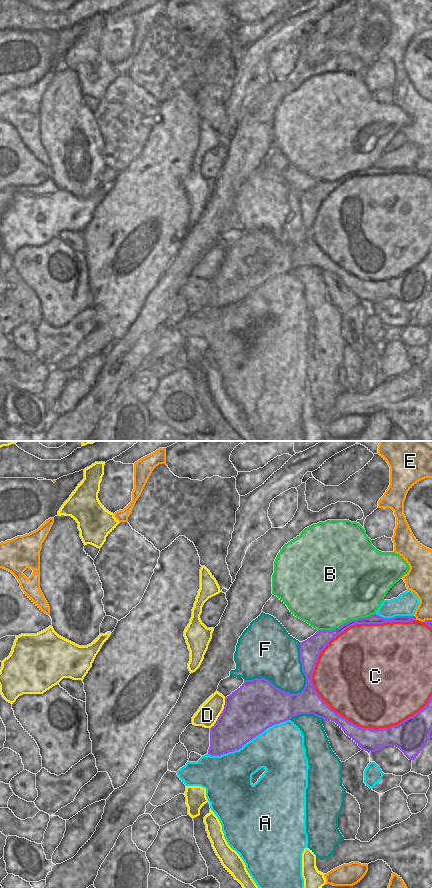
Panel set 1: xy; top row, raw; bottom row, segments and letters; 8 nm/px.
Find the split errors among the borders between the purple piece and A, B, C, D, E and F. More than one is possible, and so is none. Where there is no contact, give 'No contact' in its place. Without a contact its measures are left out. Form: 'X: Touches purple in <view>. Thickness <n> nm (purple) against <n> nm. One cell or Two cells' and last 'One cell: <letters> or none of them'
A: Touches purple in xy. Thickness 400 nm (purple) against 380 nm. Two cells
B: Touches purple in xy. Thickness 140 nm (purple) against 500 nm. Two cells
C: Touches purple in xy. Thickness 140 nm (purple) against 480 nm. One cell
D: Touches purple in xy. Thickness 400 nm (purple) against 170 nm. Two cells
E: Touches purple in xy. Thickness 50 nm (purple) against 160 nm. Two cells
F: Touches purple in xy. Thickness 320 nm (purple) against 300 nm. Two cells
One cell: C

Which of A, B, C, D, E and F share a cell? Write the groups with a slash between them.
A / B / C / D / E / F

